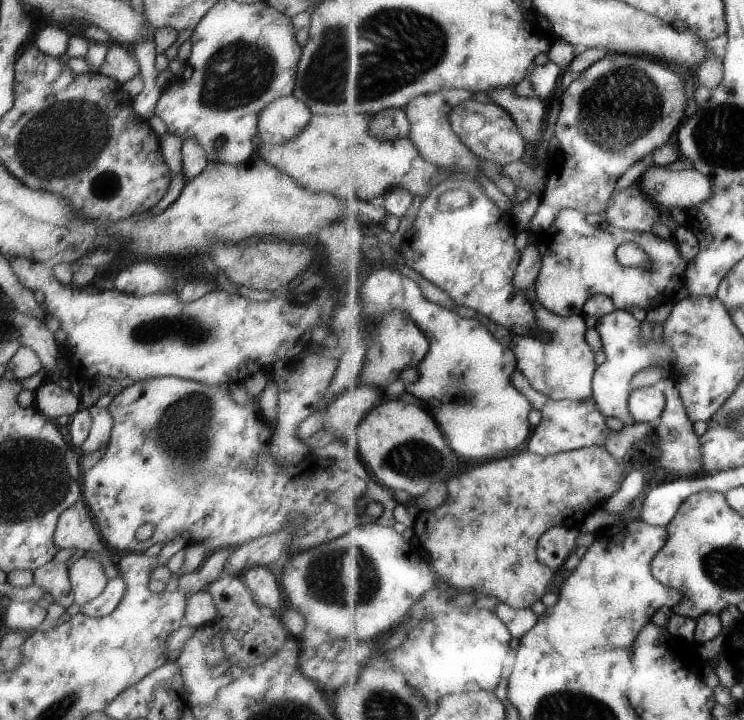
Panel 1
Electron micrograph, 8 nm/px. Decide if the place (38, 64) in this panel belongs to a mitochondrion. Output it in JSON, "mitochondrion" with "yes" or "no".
{"mitochondrion":"no"}

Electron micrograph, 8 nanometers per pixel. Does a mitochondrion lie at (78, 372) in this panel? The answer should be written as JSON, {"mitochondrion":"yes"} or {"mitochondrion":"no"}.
{"mitochondrion":"no"}

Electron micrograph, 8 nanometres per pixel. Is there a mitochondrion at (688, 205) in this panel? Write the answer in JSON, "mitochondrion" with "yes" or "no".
{"mitochondrion":"no"}

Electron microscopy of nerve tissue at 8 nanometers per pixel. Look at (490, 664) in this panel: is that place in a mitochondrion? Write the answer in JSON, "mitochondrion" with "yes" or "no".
{"mitochondrion":"no"}

